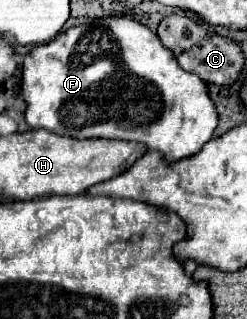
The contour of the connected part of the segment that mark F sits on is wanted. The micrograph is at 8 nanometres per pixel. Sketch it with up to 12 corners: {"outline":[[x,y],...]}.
{"outline":[[132,17],[24,57],[26,123],[144,143],[214,137],[208,85]]}

